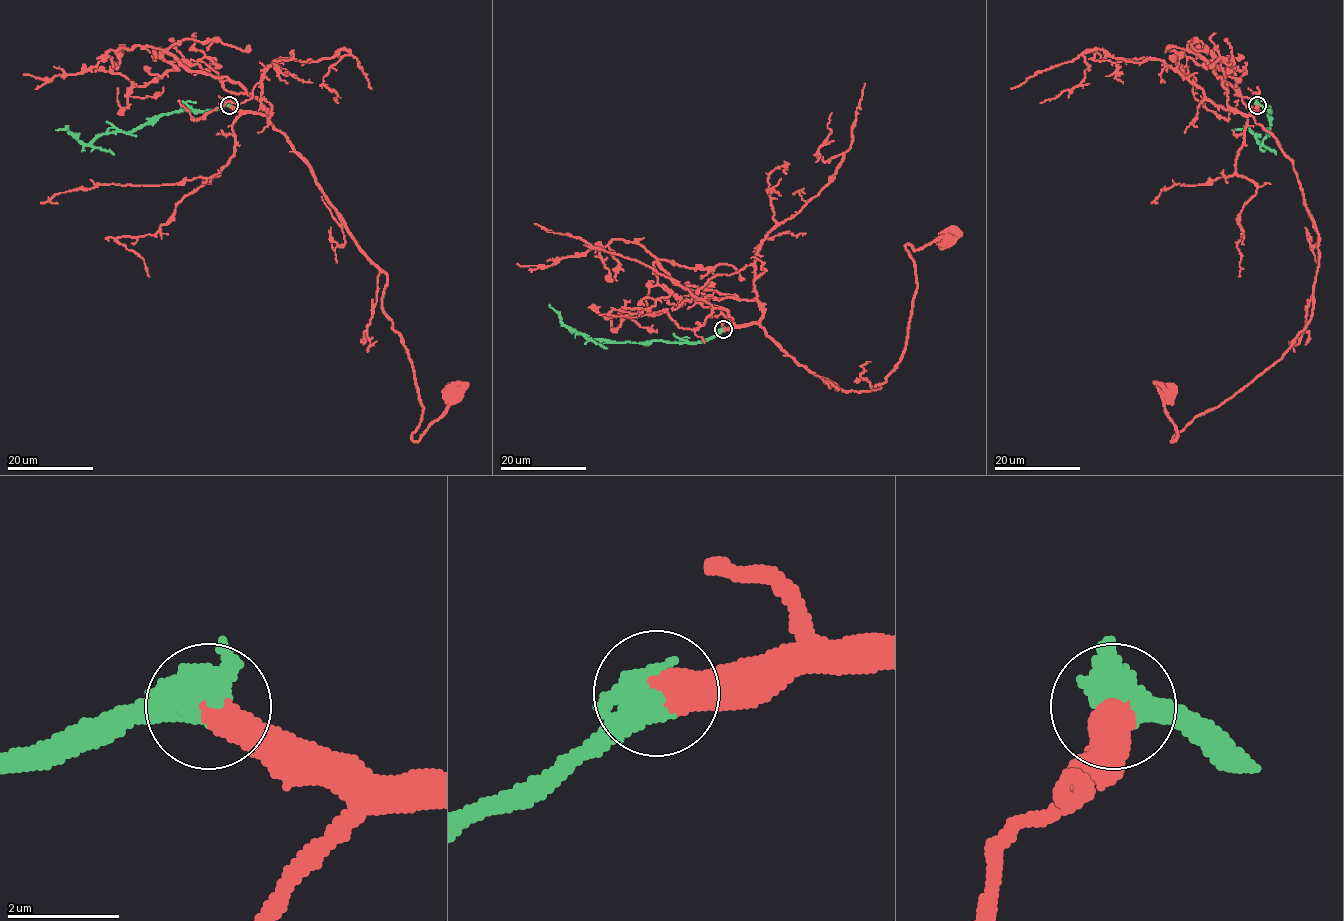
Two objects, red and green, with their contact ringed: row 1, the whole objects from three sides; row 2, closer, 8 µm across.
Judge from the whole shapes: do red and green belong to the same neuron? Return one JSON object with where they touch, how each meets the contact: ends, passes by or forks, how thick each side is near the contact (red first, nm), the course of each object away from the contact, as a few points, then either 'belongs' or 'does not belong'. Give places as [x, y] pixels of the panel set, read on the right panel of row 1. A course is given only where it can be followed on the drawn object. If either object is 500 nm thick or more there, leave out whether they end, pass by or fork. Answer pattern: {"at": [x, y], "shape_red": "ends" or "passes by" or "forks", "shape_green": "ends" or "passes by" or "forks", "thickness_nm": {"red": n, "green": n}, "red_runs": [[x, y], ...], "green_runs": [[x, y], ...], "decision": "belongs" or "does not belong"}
{"at": [1257, 105], "thickness_nm": {"red": 550, "green": 600}, "red_runs": [[1256, 105], [1251, 115], [1292, 162], [1318, 233], [1311, 318], [1287, 352], [1171, 440], [1177, 427], [1164, 395]], "green_runs": [[1256, 105], [1269, 110], [1269, 132], [1262, 144], [1247, 126], [1232, 130]], "decision": "belongs"}

